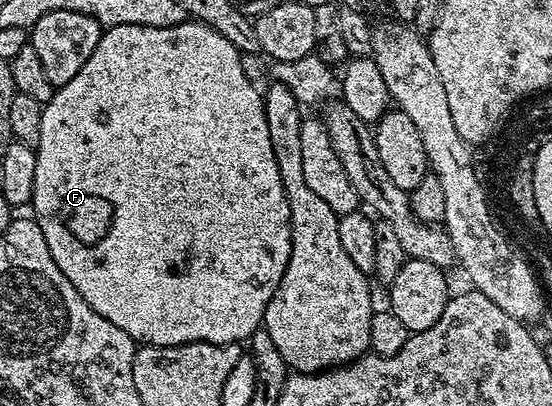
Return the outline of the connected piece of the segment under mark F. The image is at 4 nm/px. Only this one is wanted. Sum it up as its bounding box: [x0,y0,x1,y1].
[31,19,293,345]

